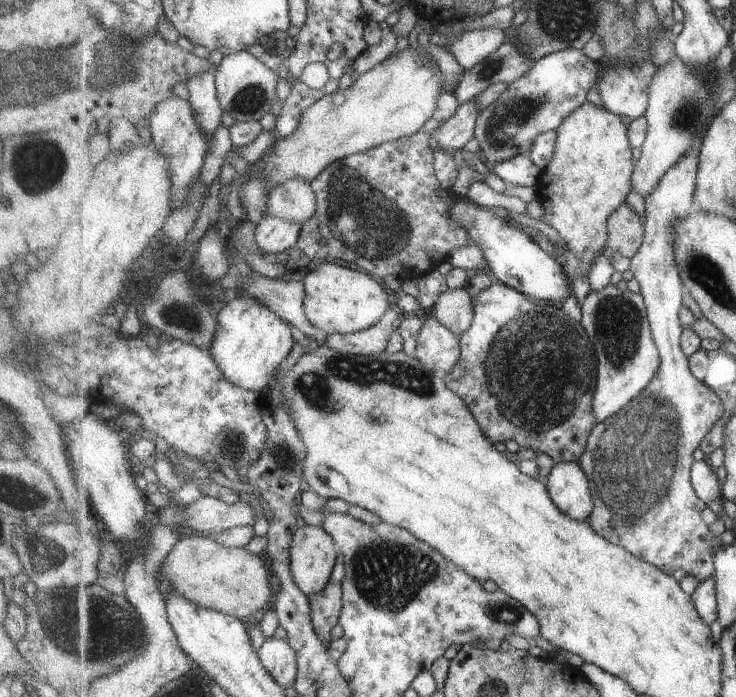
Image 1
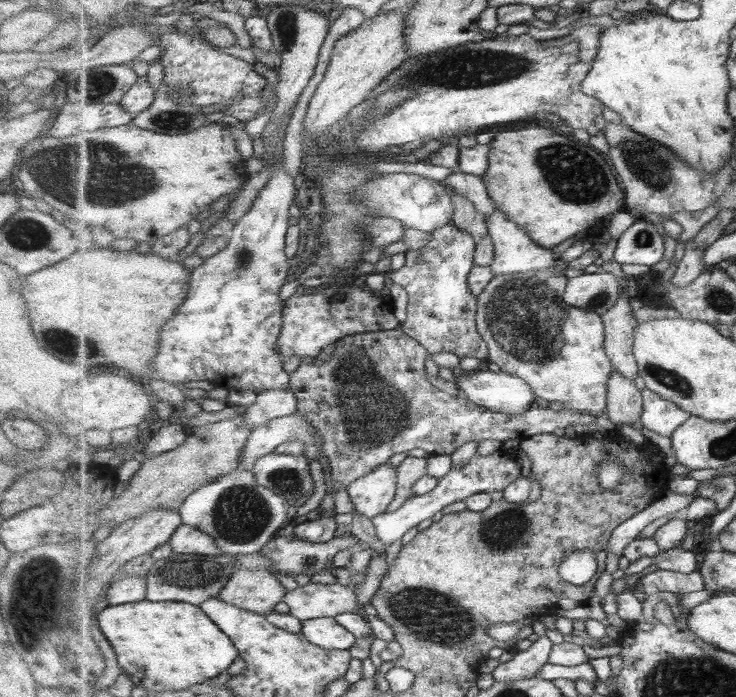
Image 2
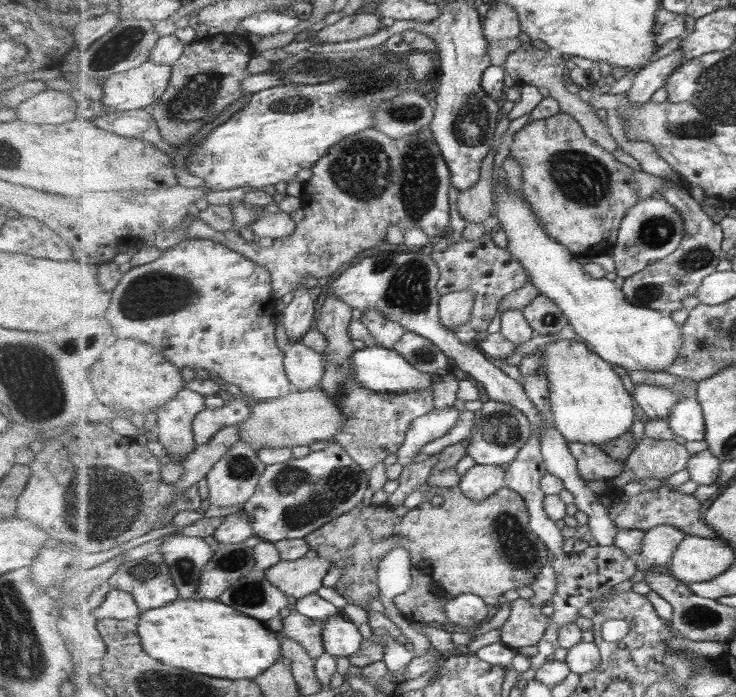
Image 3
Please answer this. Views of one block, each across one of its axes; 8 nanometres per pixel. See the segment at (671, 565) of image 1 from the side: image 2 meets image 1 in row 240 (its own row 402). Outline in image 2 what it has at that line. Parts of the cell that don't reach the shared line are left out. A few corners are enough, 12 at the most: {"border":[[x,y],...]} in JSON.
{"border":[[641,389],[642,427],[671,438],[691,413]]}

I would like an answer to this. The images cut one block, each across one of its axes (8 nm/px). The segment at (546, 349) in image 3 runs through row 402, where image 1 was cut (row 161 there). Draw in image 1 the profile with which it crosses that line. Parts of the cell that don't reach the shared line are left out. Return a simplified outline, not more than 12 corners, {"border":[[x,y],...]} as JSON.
{"border":[[585,103],[558,128],[537,188],[572,278],[607,248],[633,145]]}

